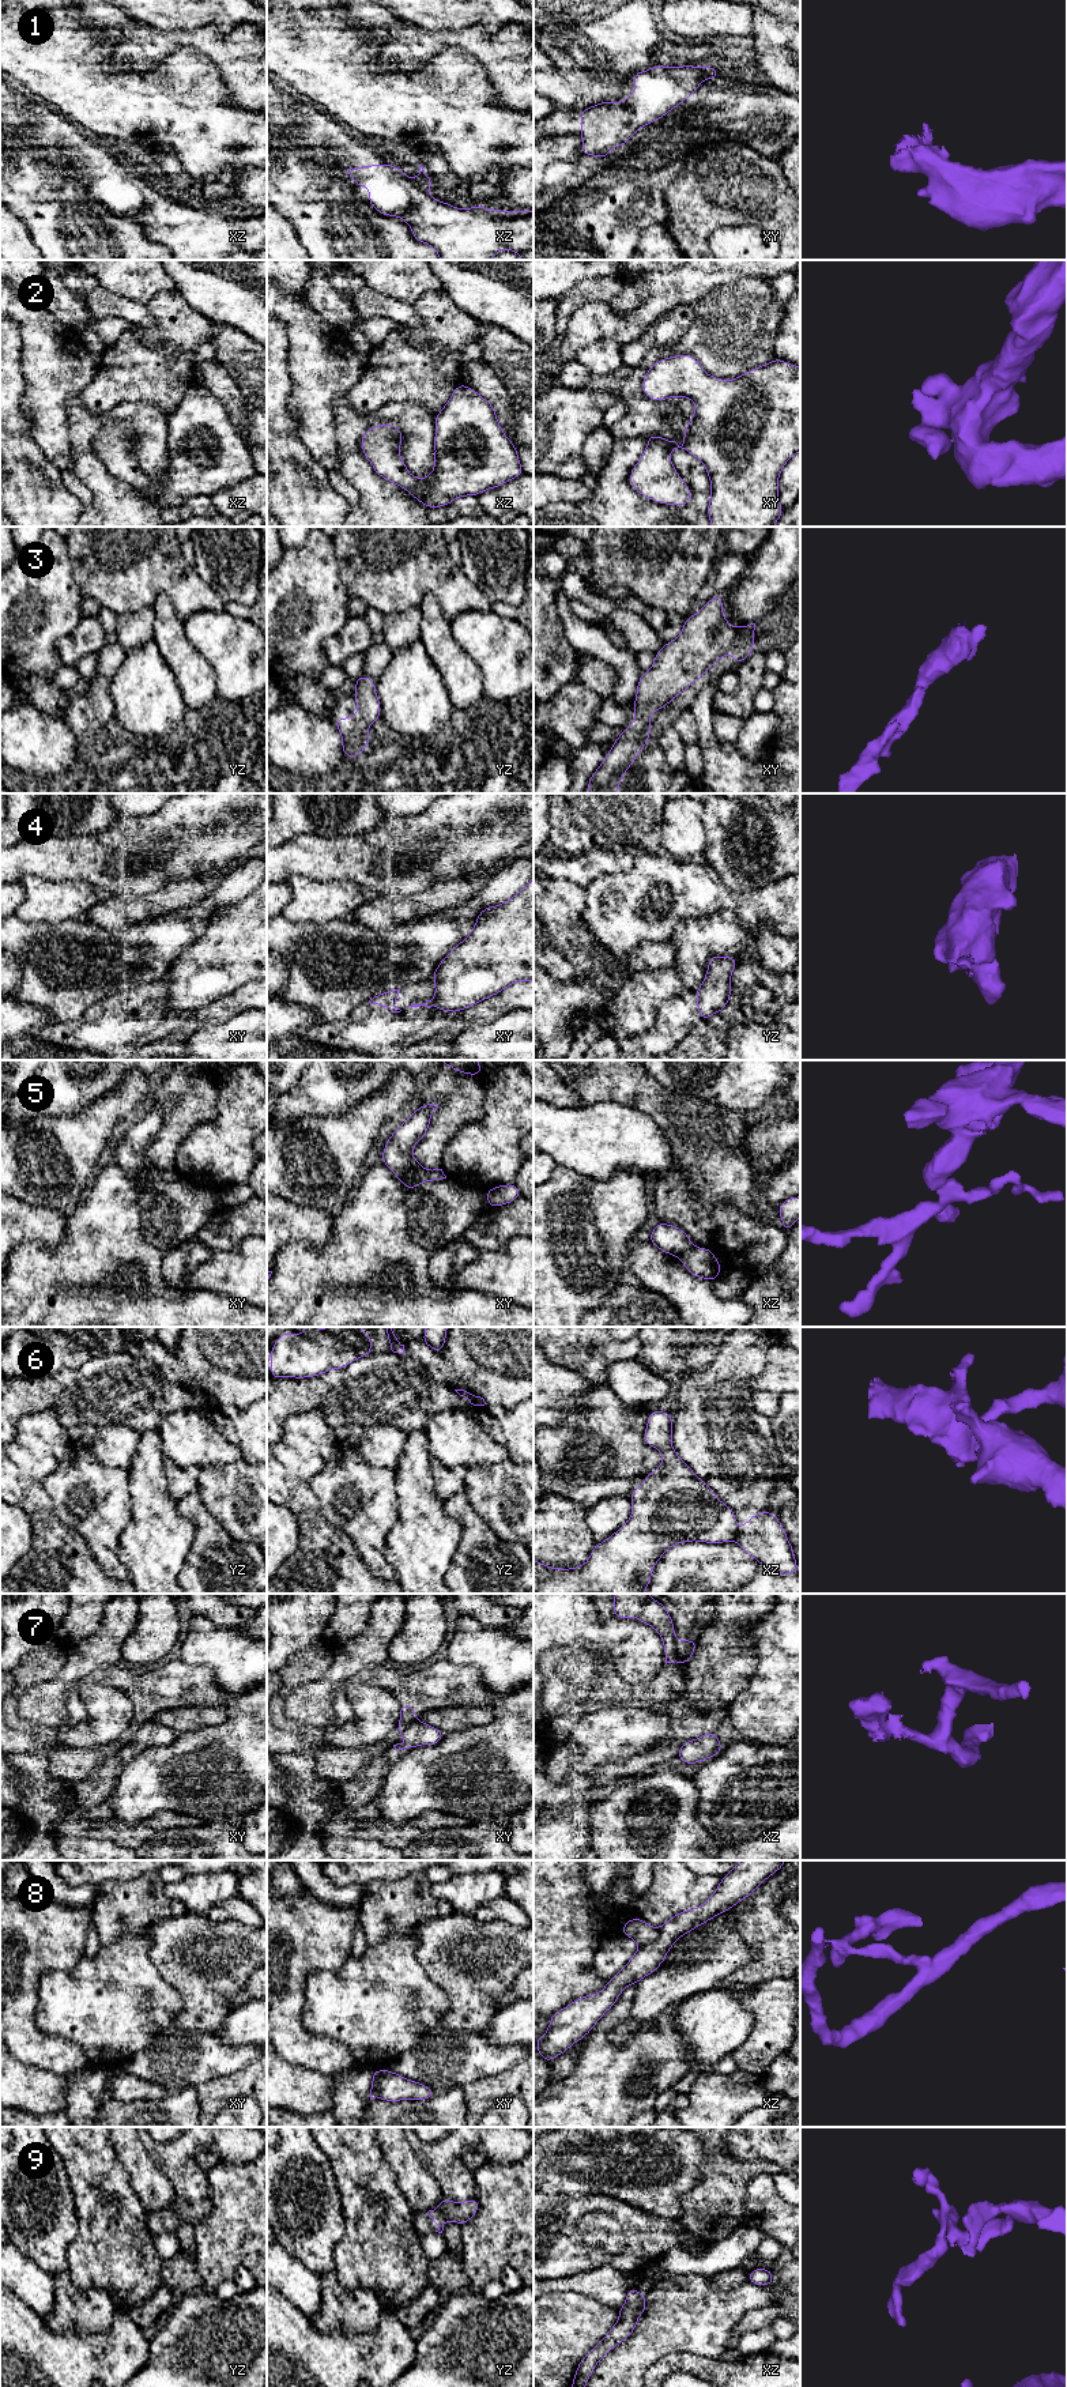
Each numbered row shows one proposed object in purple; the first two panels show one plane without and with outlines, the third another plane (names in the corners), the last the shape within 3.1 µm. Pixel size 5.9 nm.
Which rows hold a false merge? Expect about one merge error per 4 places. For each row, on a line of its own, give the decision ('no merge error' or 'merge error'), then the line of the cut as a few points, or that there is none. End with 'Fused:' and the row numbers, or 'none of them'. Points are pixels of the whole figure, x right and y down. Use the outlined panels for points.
1: no merge error; no cut
2: no merge error; no cut
3: no merge error; no cut
4: merge error; cut in xy along (430, 1000), (434, 1005)
5: merge error; cut in xy along (423, 1169), (404, 1186)
6: merge error; cut in xz along (738, 1533), (734, 1539)
7: merge error; cut in xz along (674, 1640), (674, 1651), (678, 1659)
8: merge error; cut in xy along (391, 2071), (379, 2081), (376, 2096)
9: no merge error; no cut
Fused: 4, 5, 6, 7, 8

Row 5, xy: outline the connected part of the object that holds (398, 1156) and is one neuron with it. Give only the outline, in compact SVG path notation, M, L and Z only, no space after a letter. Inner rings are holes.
M437 1104L422 1105L401 1123L384 1146L381 1161L406 1185L423 1170L412 1155L412 1147L426 1135Z

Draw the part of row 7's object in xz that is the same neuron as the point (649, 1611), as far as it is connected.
M615 1594L612 1610L615 1617L621 1619L630 1619L636 1615L640 1622L655 1628L664 1645L666 1664L678 1660L675 1652L675 1628L664 1604L648 1594L637 1594L636 1599L630 1594Z

